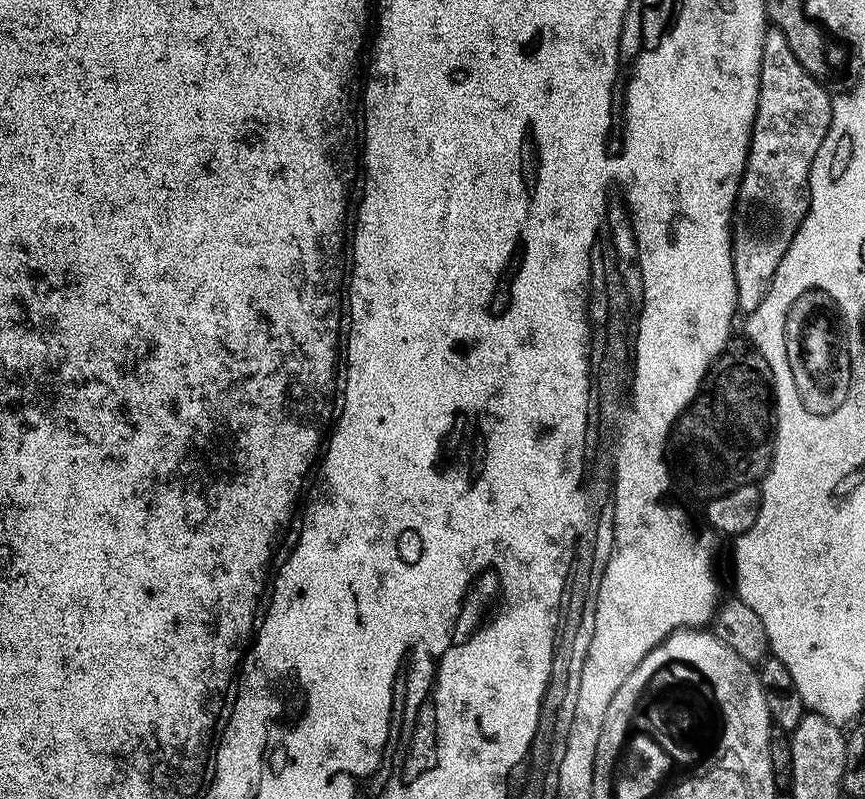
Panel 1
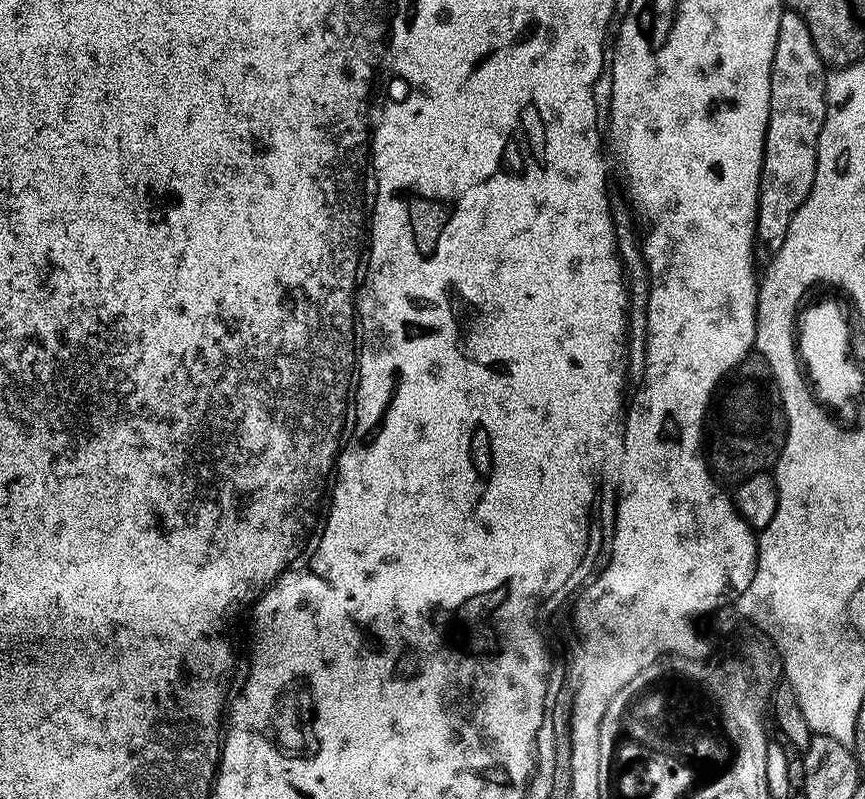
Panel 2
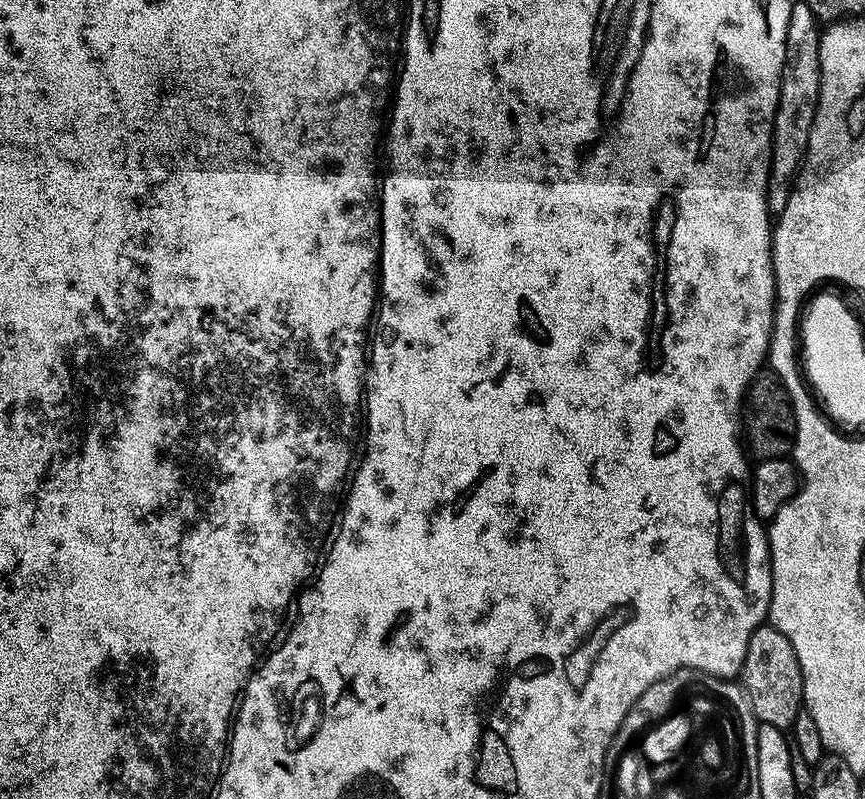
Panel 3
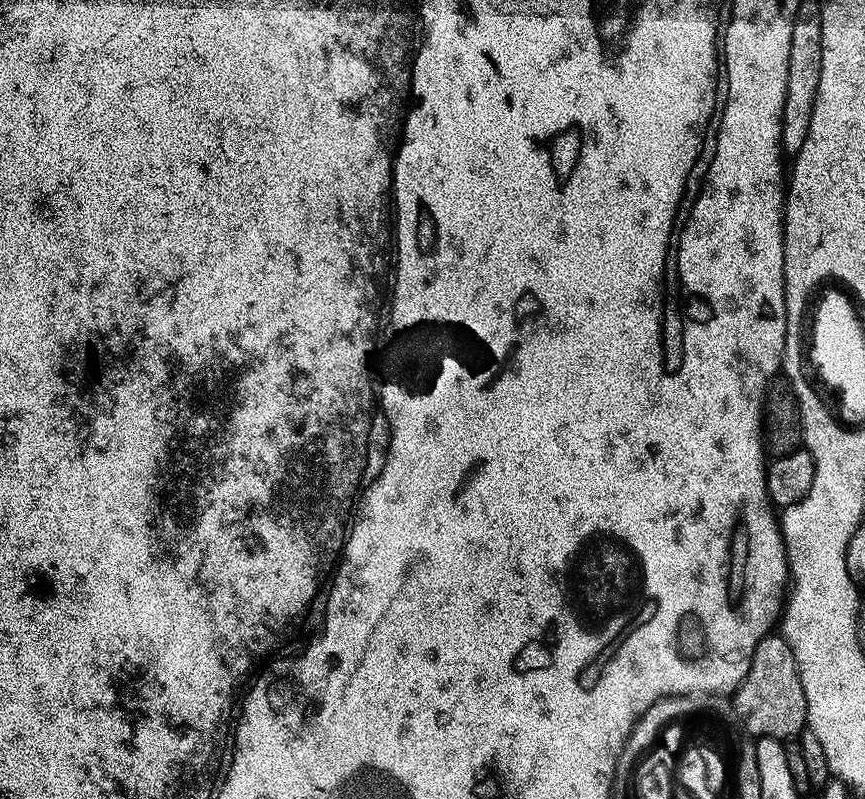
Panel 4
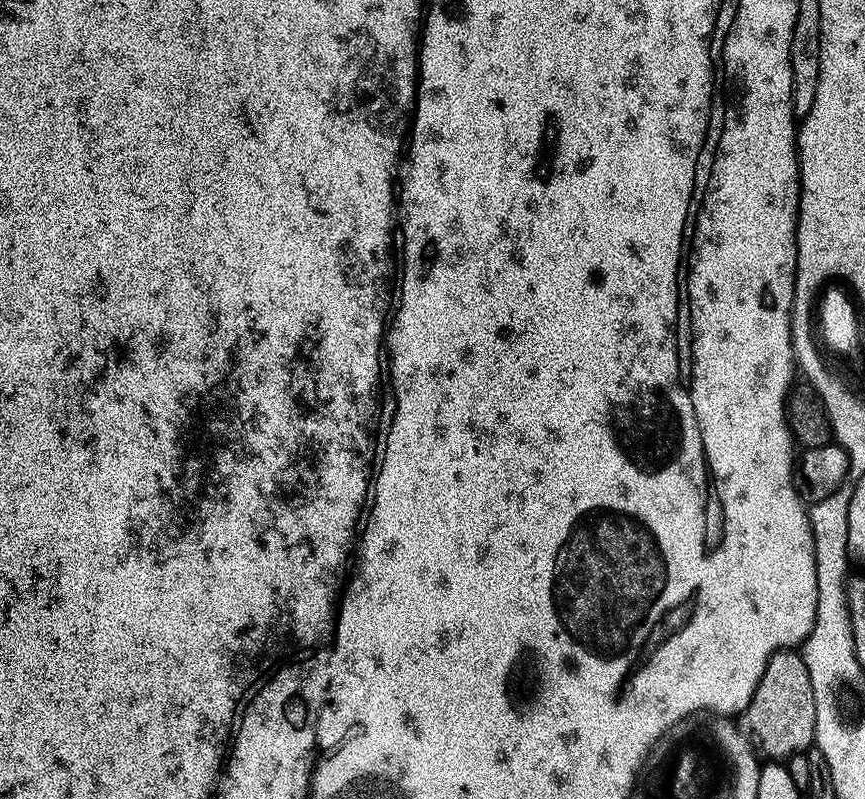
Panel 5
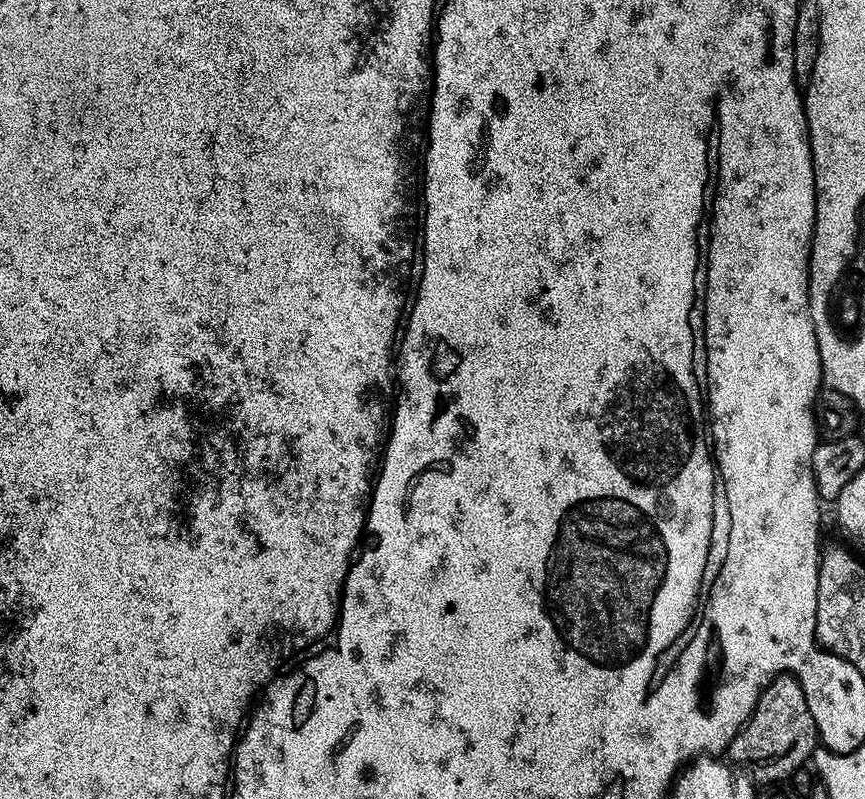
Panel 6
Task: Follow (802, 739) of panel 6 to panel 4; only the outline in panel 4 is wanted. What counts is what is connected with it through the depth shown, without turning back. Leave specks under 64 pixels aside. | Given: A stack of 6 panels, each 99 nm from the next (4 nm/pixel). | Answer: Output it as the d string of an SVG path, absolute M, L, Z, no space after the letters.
M769 634L760 640L754 650L750 670L734 693L734 707L740 713L740 719L743 720L745 728L753 737L773 736L784 742L789 738L799 737L800 733L805 731L808 723L806 690L802 686L802 678L798 670L798 662L794 658L794 650L790 650L790 642L785 640L783 635Z

